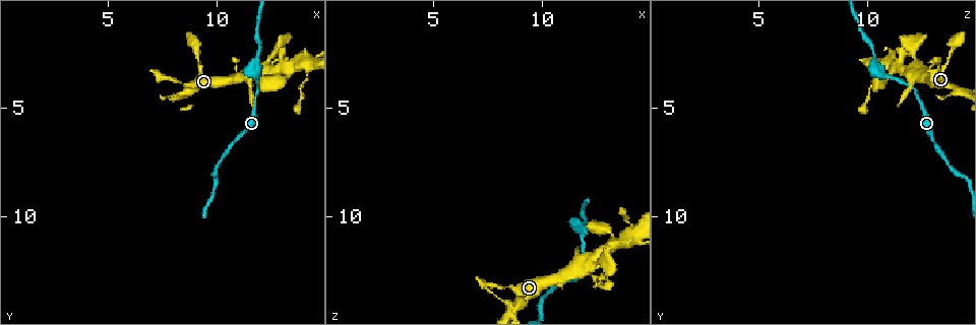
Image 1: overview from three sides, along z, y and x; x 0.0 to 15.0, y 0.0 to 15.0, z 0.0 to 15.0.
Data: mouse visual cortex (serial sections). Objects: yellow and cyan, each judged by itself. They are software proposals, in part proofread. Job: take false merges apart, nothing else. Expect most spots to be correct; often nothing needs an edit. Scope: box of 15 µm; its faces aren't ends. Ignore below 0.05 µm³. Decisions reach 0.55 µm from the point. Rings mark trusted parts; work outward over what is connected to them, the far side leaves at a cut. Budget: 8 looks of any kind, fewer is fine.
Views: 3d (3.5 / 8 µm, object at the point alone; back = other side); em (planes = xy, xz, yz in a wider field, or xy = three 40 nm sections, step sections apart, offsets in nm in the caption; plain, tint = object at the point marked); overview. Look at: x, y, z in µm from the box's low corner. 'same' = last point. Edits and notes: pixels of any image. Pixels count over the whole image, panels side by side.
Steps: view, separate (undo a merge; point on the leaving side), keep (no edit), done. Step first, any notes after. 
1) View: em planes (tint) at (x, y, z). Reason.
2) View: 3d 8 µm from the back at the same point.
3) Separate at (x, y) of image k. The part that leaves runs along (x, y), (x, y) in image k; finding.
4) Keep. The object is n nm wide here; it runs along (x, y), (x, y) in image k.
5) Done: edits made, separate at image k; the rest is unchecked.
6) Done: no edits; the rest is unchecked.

View: 3d 3.5 µm at (14.4, 3.0, 10.8).

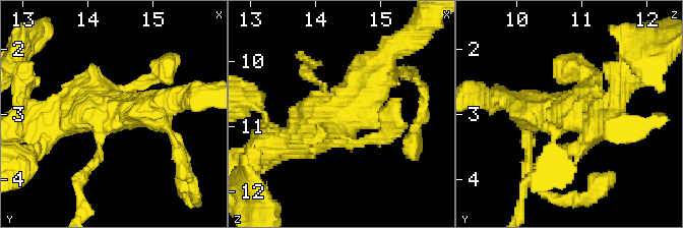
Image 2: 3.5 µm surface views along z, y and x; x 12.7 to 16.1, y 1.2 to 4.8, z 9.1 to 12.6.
View: em xy step 1 (tint) at (14.35, 2.95, 10.85).

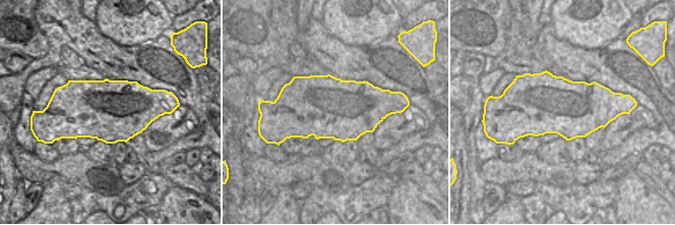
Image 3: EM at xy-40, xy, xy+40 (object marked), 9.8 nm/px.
View: em xy step 3 (tint) at the same point. Cut it another way.

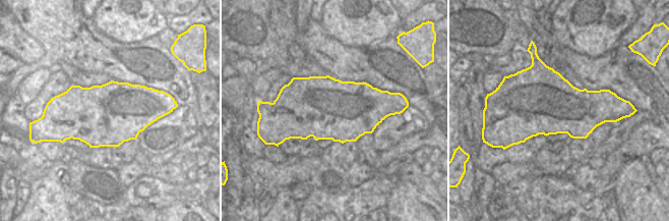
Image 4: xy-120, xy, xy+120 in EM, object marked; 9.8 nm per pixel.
Keep. It runs along (261, 149), (377, 81) in image 2; all the same cell.

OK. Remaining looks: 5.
View: 3d 3.5 µm at (12.5, 3.0, 12.9). Narrows sharply.

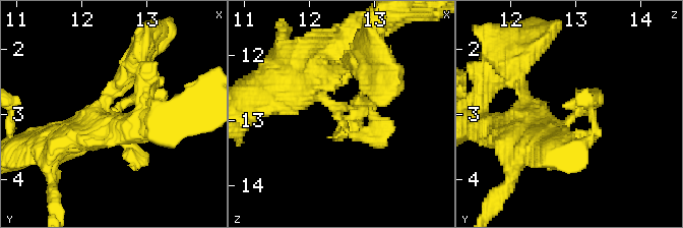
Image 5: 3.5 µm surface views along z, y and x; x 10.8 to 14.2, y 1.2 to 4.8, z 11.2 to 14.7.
View: em planes (tint) at (12.45, 3.00, 13.00).

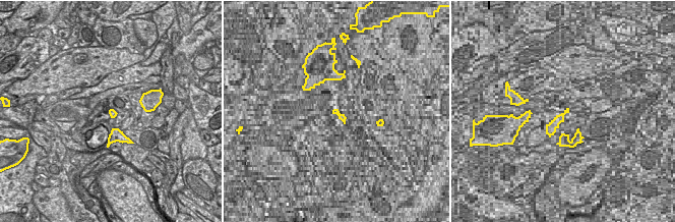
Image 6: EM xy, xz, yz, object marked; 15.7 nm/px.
Keep. It runs along (64, 138), (144, 104) in image 5; one cell here.

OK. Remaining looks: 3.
View: 3d 3.5 µm at (11.9, 2.6, 10.4). Thick turns thin.

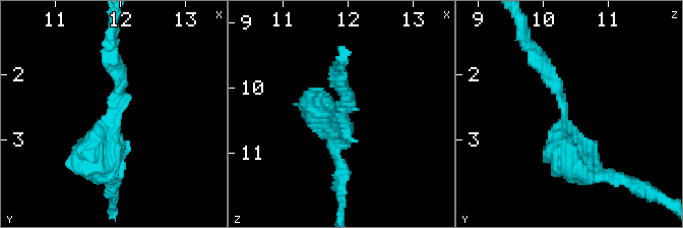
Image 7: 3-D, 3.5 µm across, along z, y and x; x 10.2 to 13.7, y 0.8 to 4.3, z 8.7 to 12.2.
View: em xy step 3 (tint) at (11.85, 2.60, 10.35). Need the tissue.

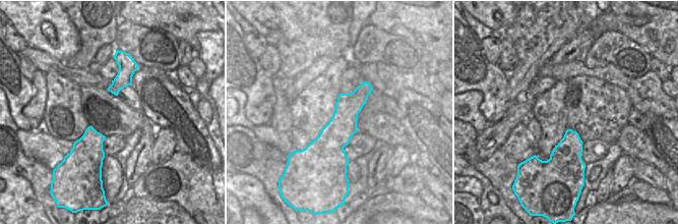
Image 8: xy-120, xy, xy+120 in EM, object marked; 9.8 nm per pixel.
Keep. The arms are 200, 350 nm wide; it runs along (366, 85), (331, 140), (331, 167) in image 8; continuous, no second cell.

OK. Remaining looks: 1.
Done: no edits; the rest is unchecked.

